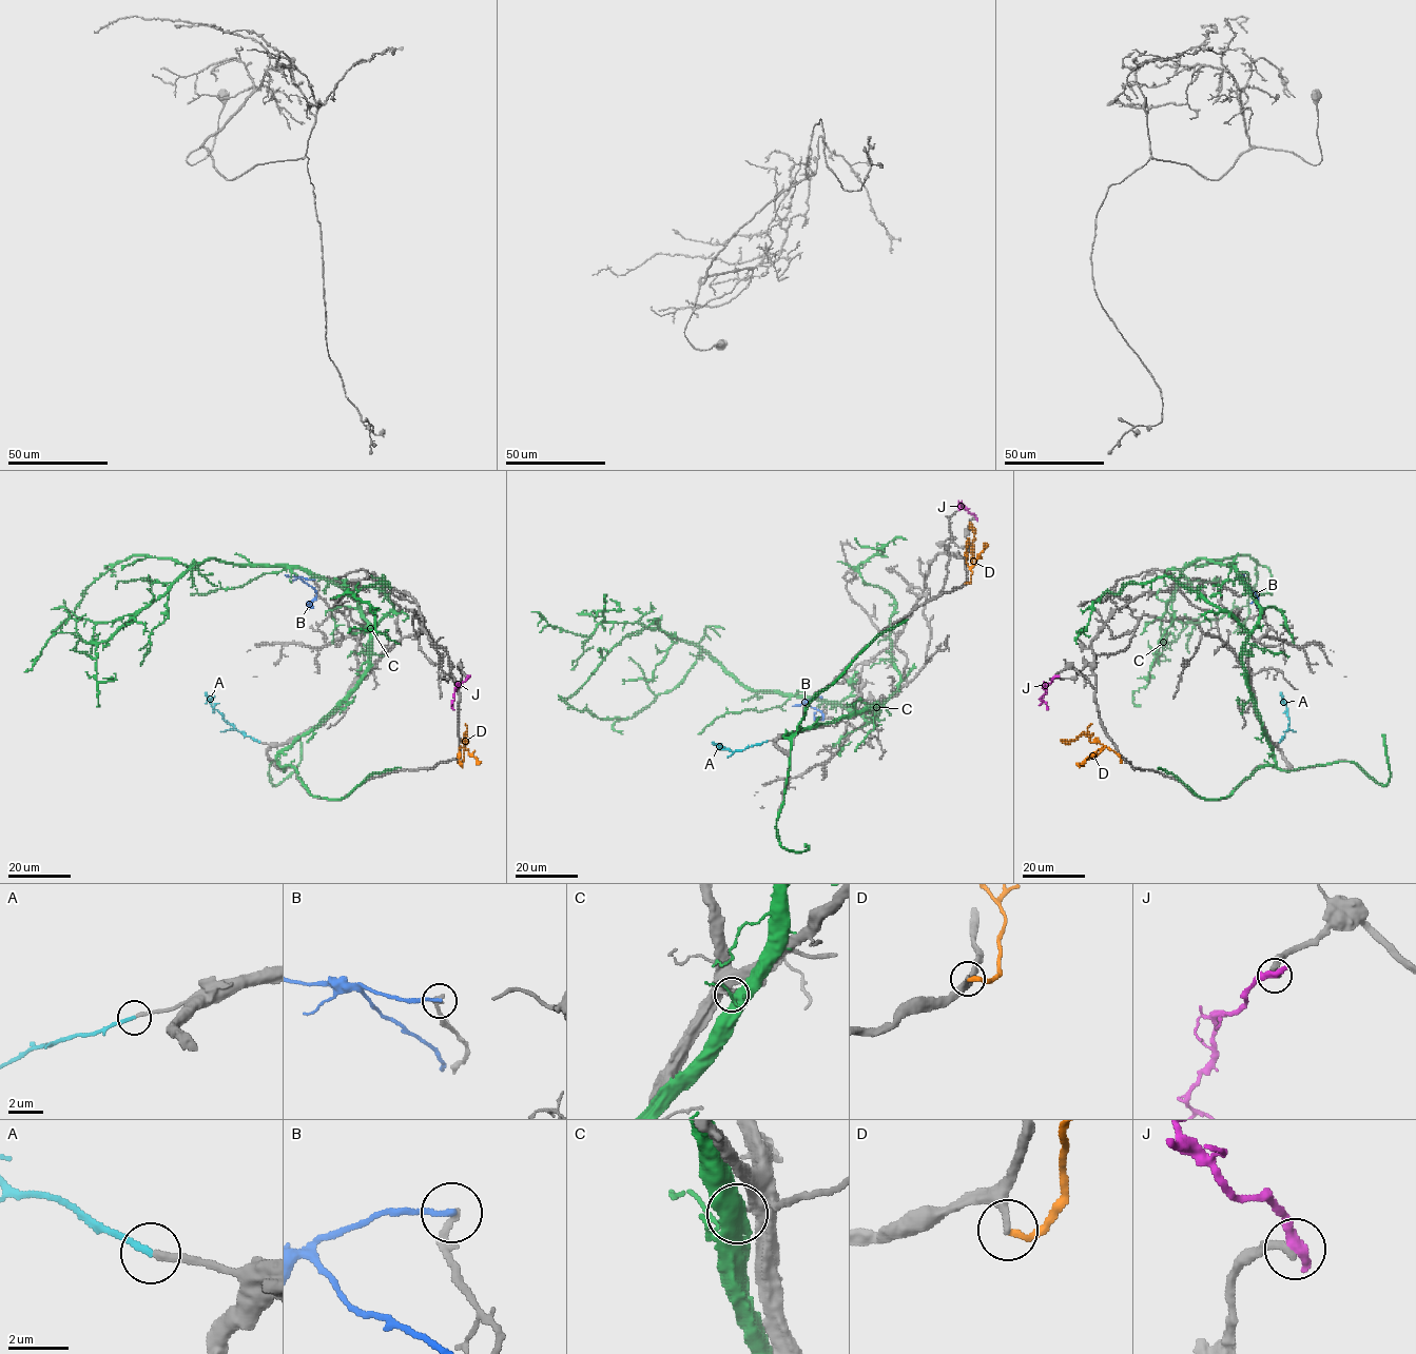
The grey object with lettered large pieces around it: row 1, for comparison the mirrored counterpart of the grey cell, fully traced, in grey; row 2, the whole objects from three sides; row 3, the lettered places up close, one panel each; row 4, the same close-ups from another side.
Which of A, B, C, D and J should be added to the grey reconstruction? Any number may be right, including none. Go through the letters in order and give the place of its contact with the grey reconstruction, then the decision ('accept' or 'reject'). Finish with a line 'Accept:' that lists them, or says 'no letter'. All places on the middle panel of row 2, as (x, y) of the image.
A: meets grey at (767, 741); accept
B: meets grey at (821, 697); reject
C: meets grey at (868, 709); reject
D: meets grey at (965, 583); reject
J: meets grey at (975, 518); reject
Accept: A

